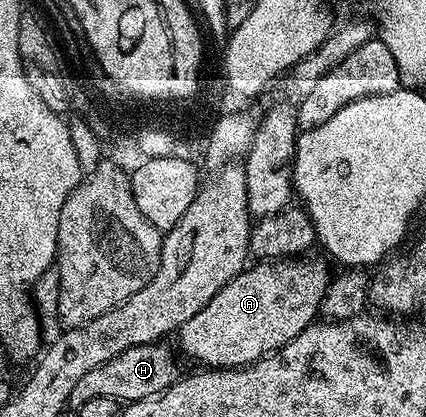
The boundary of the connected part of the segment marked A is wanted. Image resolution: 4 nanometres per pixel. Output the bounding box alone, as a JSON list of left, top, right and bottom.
[178,258,330,369]

